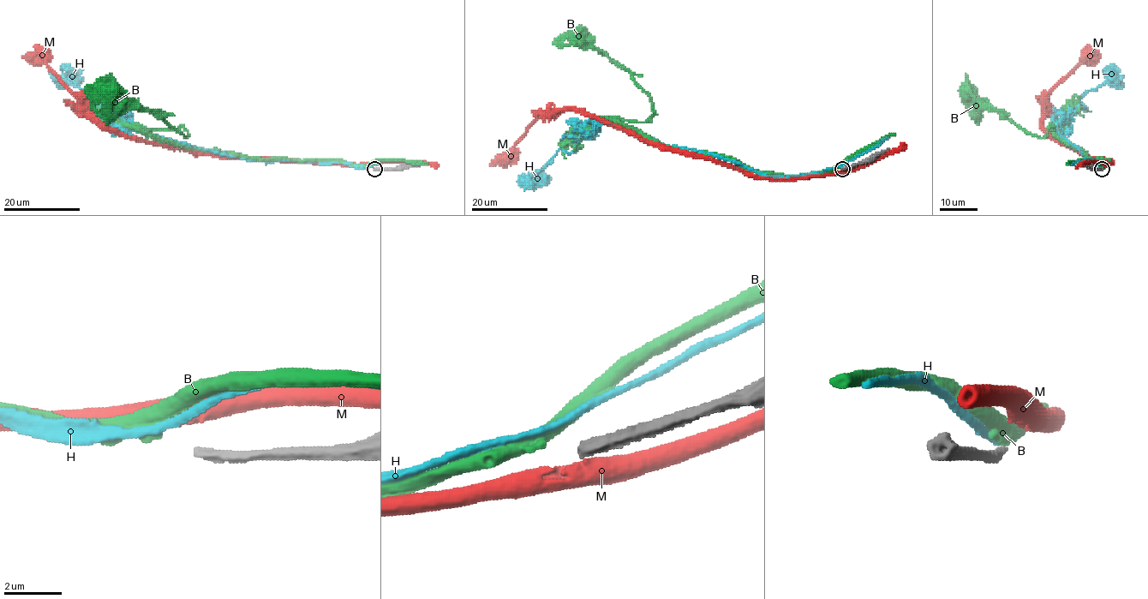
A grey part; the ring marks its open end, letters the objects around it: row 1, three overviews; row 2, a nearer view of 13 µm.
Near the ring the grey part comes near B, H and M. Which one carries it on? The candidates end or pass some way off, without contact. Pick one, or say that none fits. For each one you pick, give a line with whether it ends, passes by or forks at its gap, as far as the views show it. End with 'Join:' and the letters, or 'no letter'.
Join: no letter

